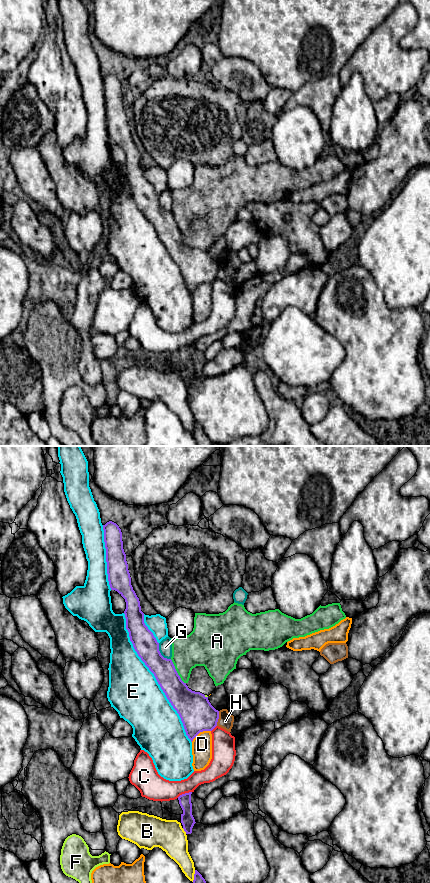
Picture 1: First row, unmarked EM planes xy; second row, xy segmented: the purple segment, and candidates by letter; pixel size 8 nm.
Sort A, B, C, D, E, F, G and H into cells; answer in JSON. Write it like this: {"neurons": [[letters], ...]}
{"neurons": [["A", "F"], ["B"], ["C"], ["D"], ["E"], ["G"], ["H"]]}

